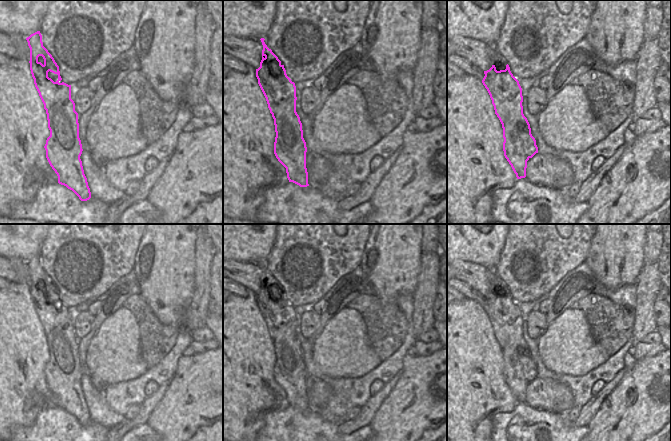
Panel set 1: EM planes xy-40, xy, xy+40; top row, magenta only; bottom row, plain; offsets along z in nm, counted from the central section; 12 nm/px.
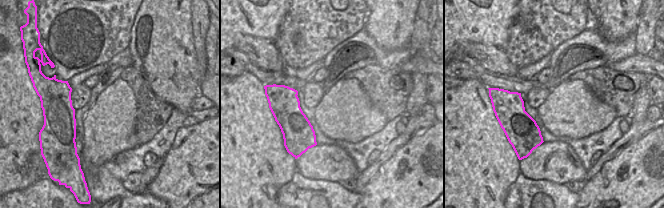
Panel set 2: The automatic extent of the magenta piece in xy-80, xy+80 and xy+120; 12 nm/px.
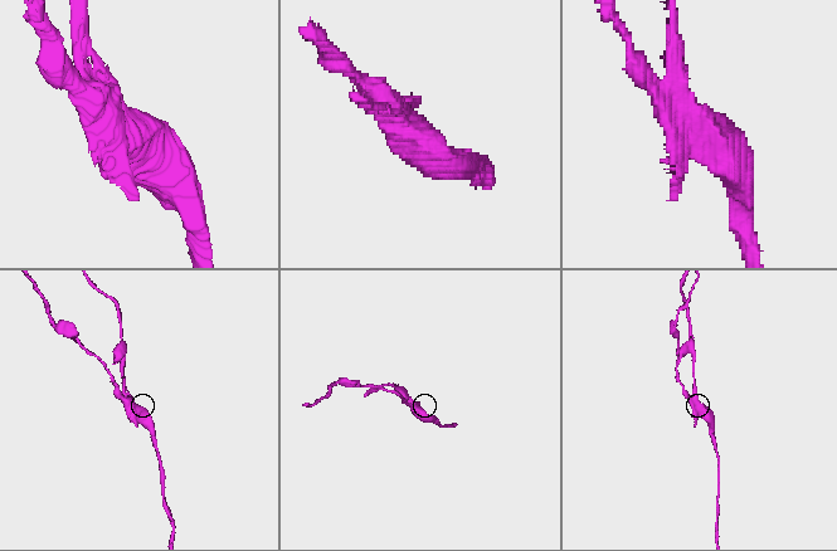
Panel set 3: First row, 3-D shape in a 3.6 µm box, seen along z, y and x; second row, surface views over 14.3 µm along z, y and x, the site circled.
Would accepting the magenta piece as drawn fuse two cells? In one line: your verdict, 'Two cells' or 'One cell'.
Two cells.

